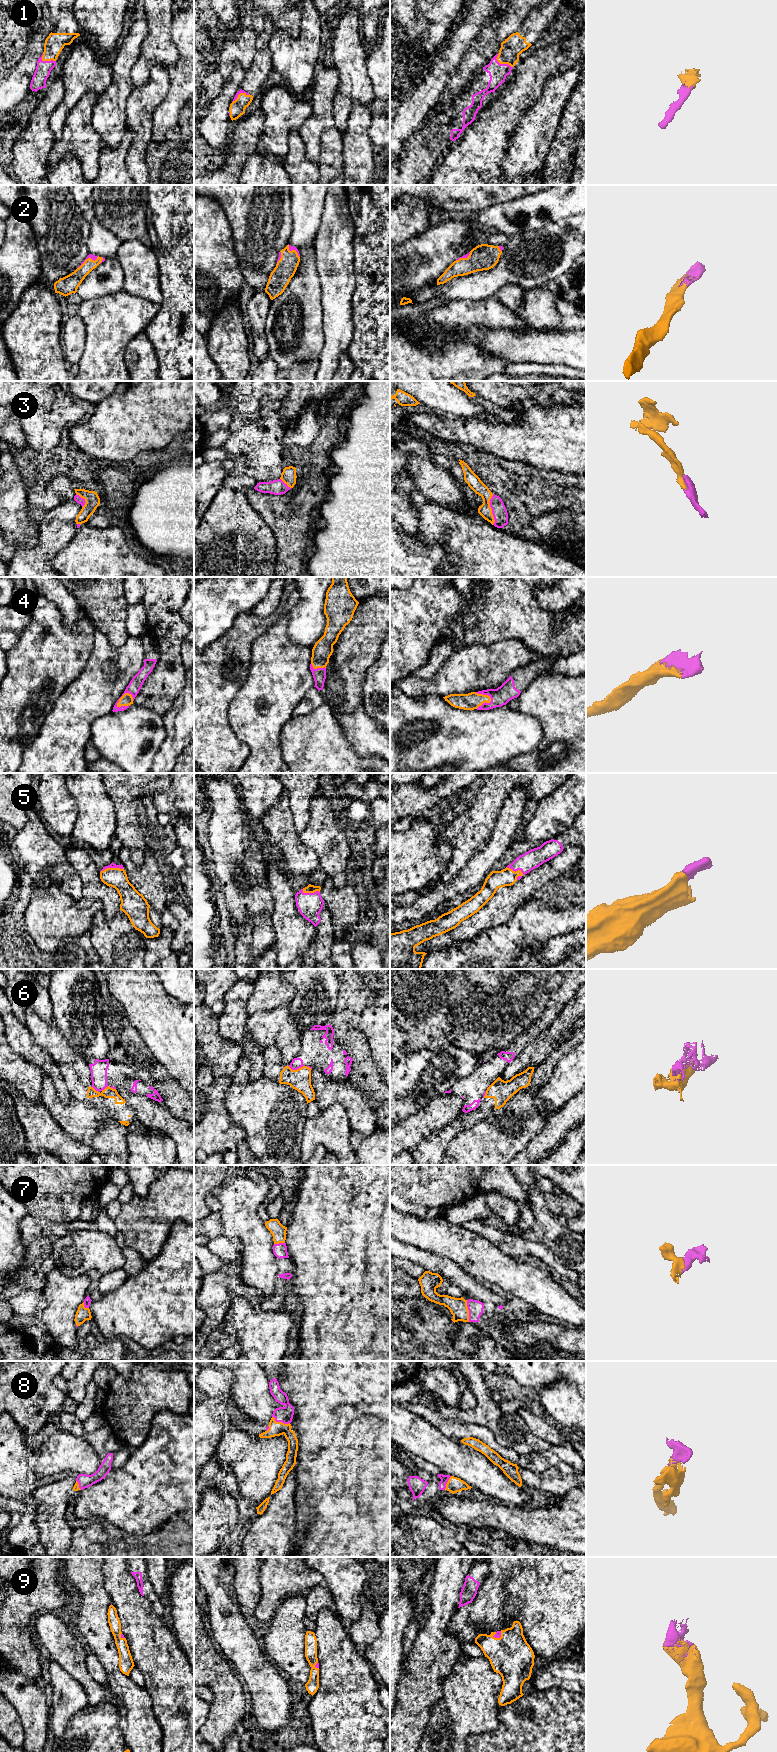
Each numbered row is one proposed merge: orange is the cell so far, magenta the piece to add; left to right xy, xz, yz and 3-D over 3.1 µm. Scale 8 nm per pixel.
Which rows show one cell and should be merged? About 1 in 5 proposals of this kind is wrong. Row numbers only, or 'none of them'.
1, 2, 3, 4, 5, 7, 8, 9

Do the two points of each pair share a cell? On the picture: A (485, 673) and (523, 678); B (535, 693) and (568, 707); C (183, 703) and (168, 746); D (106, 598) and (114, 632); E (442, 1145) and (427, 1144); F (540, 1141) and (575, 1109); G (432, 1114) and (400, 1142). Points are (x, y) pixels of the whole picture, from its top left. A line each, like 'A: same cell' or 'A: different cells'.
A: different cells
B: same cell
C: same cell
D: same cell
E: same cell
F: same cell
G: same cell

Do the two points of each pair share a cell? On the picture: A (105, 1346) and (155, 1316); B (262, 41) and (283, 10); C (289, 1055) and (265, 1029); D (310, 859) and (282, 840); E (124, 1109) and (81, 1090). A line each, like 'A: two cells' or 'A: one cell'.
A: two cells
B: two cells
C: one cell
D: one cell
E: one cell

